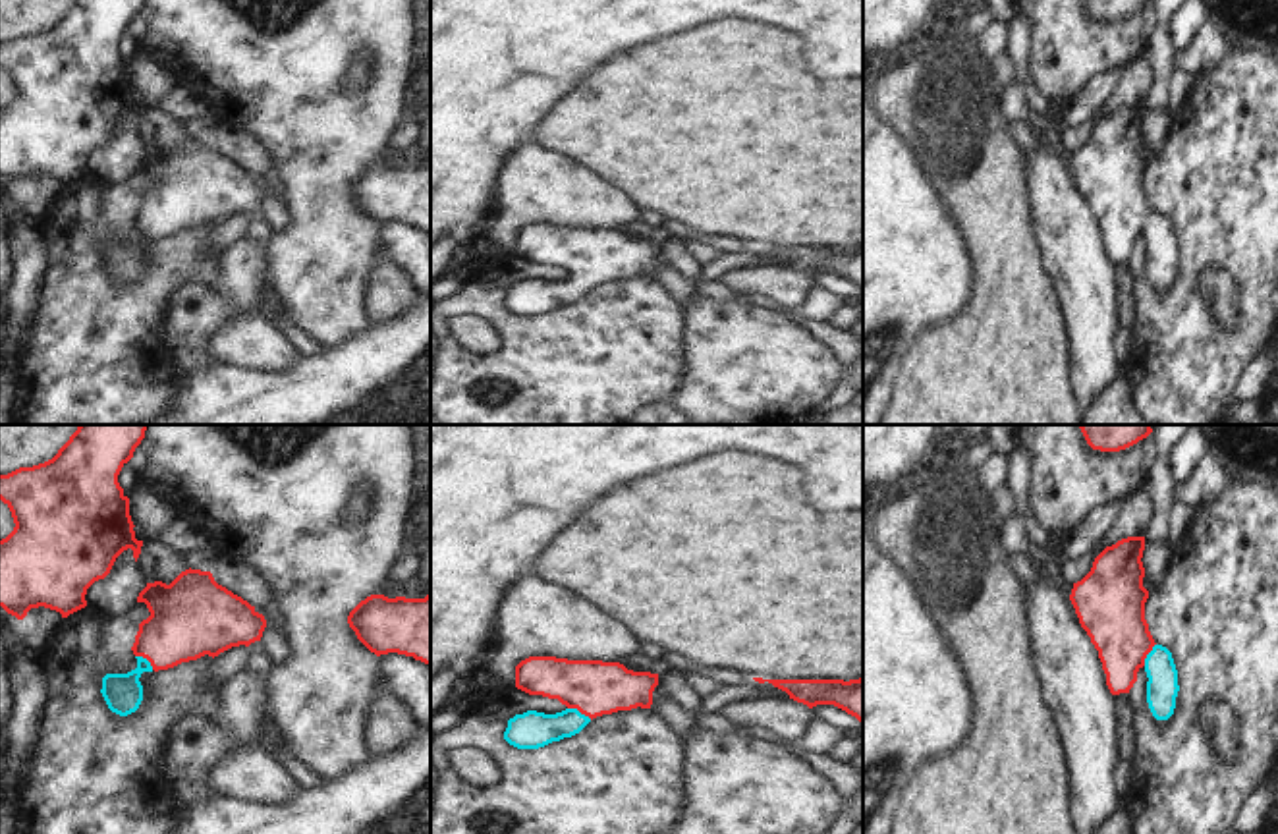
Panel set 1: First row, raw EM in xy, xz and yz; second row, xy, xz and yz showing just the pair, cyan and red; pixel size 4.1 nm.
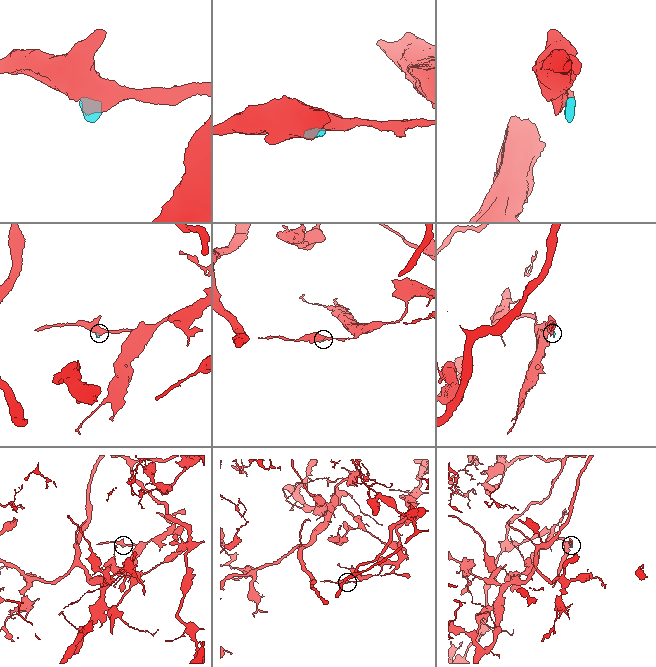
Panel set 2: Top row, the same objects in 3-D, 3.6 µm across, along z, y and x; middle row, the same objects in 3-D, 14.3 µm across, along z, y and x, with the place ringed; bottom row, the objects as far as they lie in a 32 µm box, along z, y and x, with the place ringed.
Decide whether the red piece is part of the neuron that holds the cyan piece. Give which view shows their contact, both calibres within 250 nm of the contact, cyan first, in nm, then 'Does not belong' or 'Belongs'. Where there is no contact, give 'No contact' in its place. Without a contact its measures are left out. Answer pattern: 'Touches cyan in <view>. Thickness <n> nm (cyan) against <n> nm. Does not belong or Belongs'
Touches cyan in xz. Thickness 160 nm (cyan) against 240 nm. Belongs.

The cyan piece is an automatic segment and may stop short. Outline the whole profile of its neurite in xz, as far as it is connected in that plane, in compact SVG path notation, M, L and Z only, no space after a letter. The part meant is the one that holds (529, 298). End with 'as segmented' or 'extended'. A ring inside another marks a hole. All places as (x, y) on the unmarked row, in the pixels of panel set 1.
M529 224L515 234L515 255L558 266L568 276L515 282L504 307L517 317L544 315L579 301L597 284L651 276L656 253L658 241L633 239L620 230Z | extended

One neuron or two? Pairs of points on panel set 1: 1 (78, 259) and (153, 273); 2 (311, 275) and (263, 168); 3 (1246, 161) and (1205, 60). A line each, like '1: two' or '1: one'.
1: one
2: two
3: two

